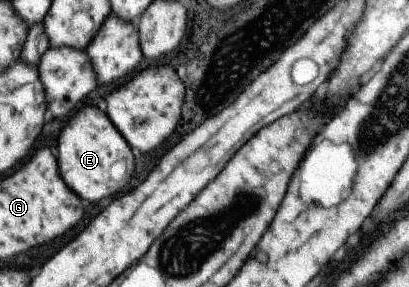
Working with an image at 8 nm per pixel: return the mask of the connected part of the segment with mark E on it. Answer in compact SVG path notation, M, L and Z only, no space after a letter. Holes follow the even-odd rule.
M85 106L75 112L57 138L57 166L63 182L81 200L91 204L115 196L133 174L133 156L127 142L115 130L104 112L95 106ZM115 174L115 178L111 176Z

